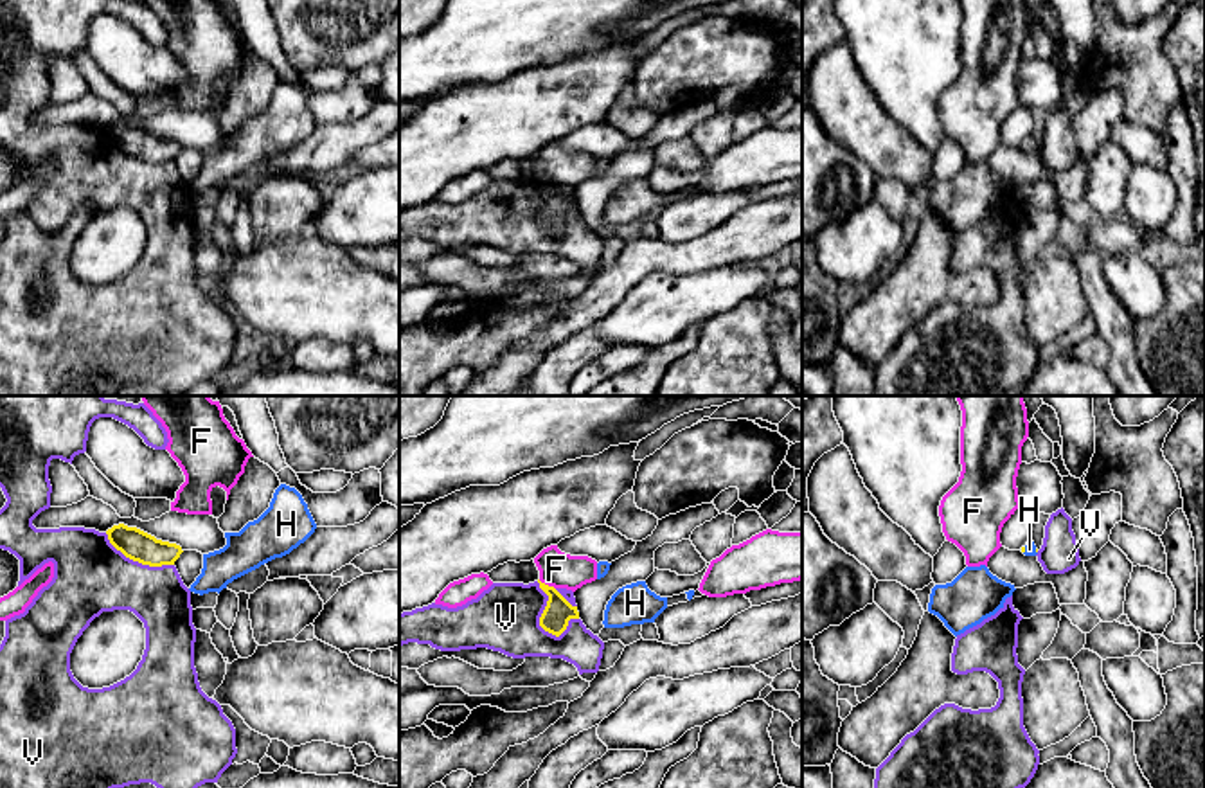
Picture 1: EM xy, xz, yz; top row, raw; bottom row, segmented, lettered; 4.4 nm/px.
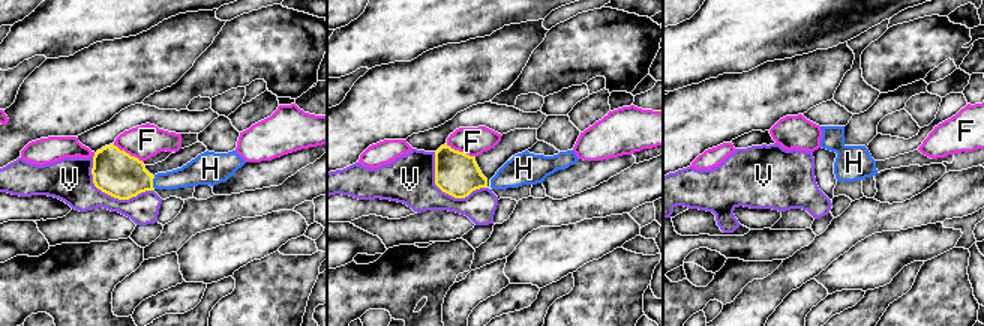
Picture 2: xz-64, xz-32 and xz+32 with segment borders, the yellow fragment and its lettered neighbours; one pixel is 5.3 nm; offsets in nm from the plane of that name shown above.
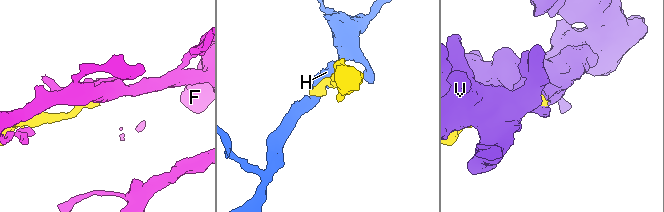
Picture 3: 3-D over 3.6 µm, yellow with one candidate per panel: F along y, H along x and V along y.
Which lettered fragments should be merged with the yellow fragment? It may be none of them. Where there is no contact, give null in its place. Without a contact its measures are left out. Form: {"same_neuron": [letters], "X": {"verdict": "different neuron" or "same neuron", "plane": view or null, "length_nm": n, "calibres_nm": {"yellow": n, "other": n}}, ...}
{"same_neuron": ["H"], "F": {"verdict": "different neuron", "plane": "xz", "length_nm": 90, "calibres_nm": {"yellow": 130, "other": 160}}, "H": {"verdict": "same neuron", "plane": "yz", "length_nm": 30, "calibres_nm": {"yellow": 20, "other": 50}}, "V": {"verdict": "different neuron", "plane": "xz", "length_nm": 280, "calibres_nm": {"yellow": 130, "other": 300}}}

